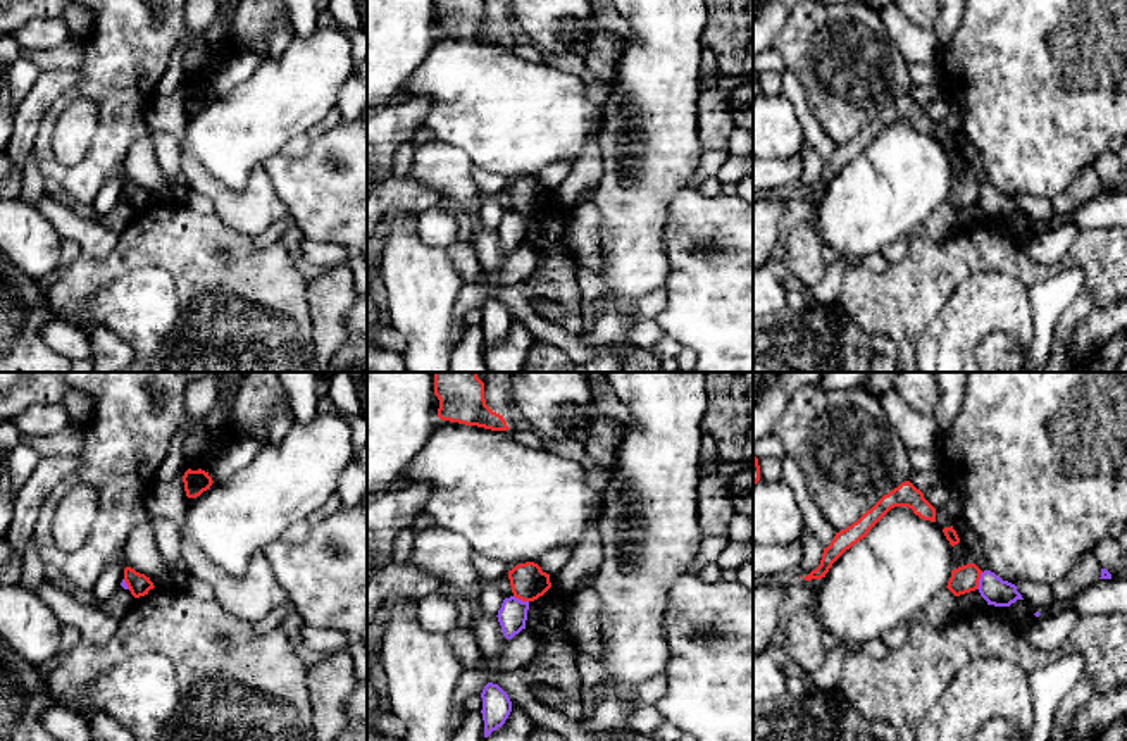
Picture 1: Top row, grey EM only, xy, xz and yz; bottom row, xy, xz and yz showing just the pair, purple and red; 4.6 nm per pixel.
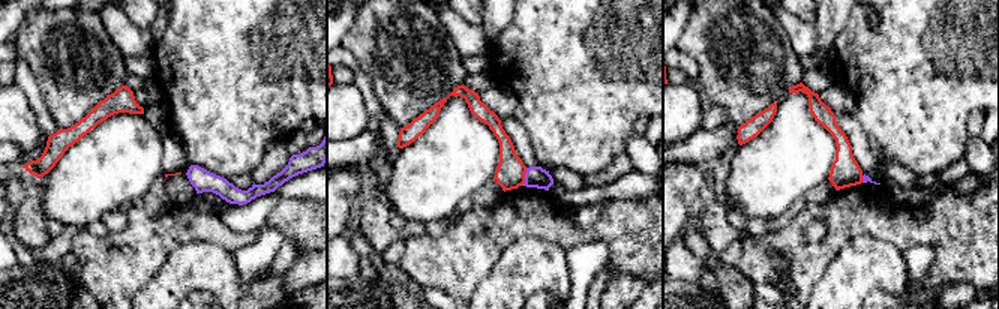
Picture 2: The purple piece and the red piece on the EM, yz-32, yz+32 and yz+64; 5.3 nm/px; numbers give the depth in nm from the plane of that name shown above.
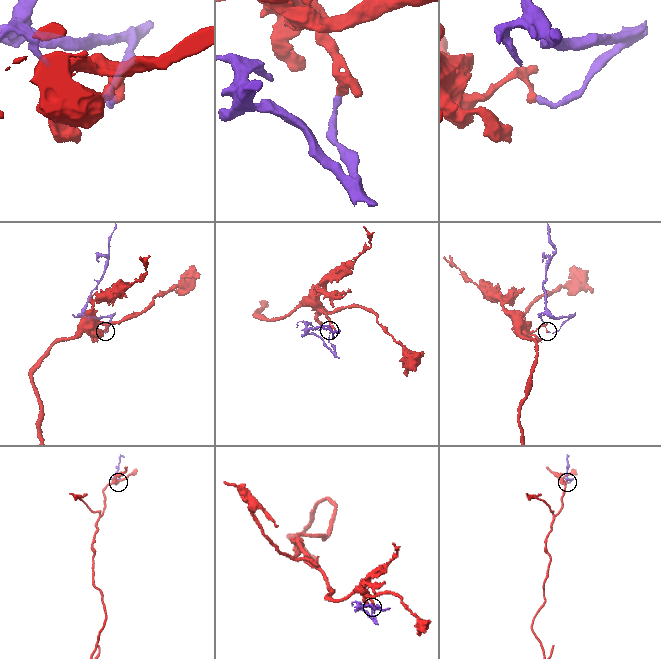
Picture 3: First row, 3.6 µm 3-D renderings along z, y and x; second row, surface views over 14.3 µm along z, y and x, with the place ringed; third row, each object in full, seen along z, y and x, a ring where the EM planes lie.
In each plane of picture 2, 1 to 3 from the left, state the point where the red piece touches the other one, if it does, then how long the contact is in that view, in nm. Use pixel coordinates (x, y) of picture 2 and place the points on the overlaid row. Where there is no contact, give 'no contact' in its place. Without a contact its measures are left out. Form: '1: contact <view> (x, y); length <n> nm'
1: no contact
2: contact yz+32 (525, 177); length 100 nm
3: contact yz+64 (863, 177); length 40 nm

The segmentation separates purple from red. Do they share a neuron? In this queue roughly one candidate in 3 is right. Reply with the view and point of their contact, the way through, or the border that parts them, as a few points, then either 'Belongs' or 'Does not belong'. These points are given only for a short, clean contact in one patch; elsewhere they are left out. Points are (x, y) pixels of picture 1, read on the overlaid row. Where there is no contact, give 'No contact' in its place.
Touches purple at yz (979, 581). Boundary: yz (983, 572), (976, 588). Does not belong

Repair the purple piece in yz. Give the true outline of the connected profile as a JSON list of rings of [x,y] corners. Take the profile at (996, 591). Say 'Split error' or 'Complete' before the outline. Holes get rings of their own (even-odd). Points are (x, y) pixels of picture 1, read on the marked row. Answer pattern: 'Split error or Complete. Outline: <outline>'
Complete. Outline: [[[991,570],[981,574],[977,589],[987,605],[994,607],[1010,607],[1017,600],[1024,600],[1015,584],[1003,581]]]

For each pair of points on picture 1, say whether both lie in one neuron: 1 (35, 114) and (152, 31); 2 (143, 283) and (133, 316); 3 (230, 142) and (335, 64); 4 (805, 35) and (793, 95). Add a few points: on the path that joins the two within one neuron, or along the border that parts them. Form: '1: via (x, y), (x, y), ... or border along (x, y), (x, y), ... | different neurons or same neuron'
1: border along (81, 68), (81, 78), (45, 112), (37, 135) | different neurons
2: via (143, 292), (142, 307) | same neuron
3: via (255, 119), (292, 93), (309, 76) | same neuron
4: border along (786, 68), (802, 85), (812, 114) | different neurons

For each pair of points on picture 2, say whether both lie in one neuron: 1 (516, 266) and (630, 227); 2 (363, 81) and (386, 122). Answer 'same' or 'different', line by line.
1: different
2: same

